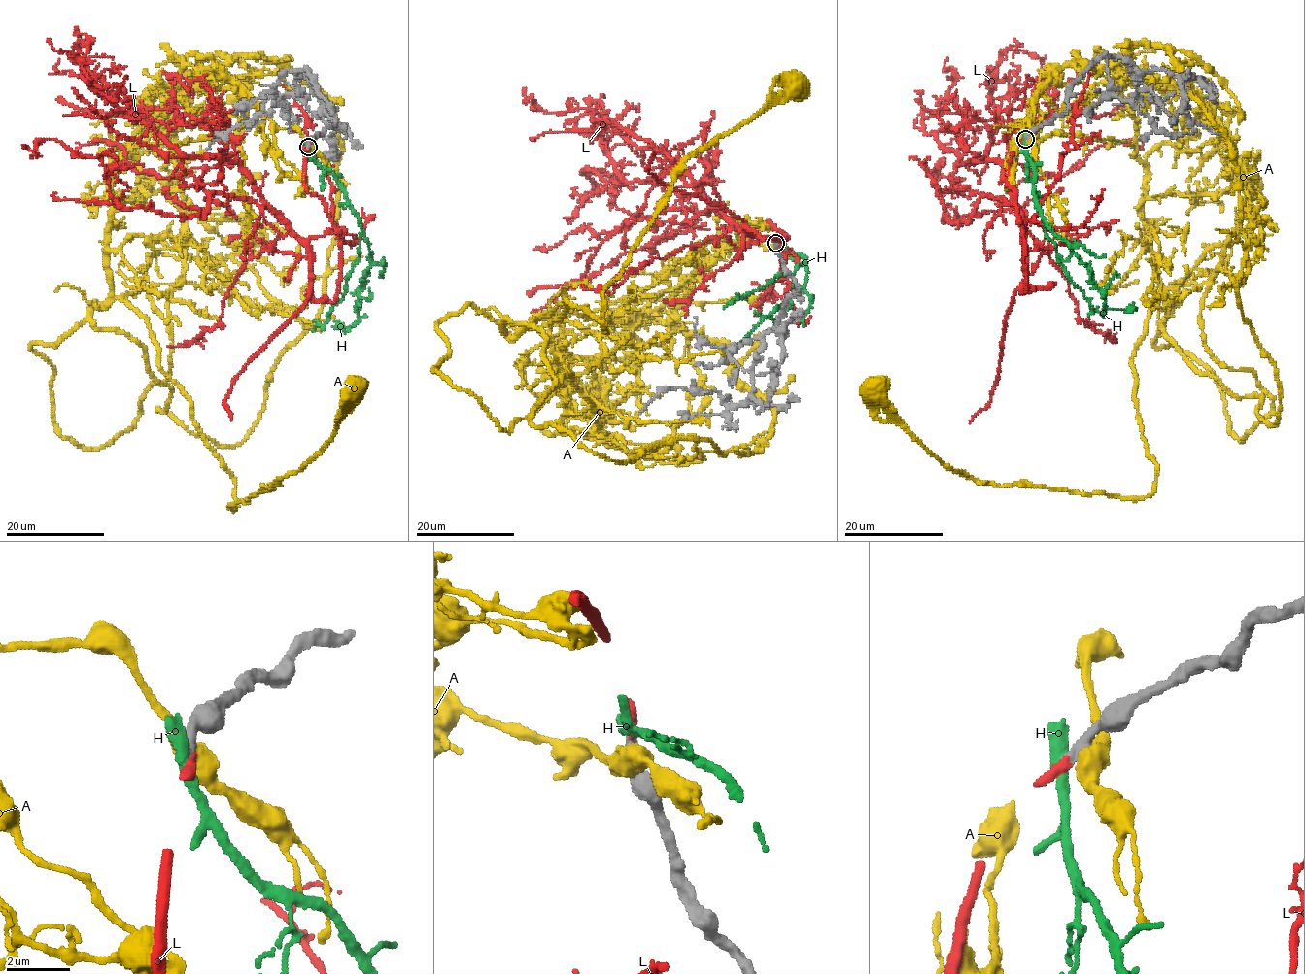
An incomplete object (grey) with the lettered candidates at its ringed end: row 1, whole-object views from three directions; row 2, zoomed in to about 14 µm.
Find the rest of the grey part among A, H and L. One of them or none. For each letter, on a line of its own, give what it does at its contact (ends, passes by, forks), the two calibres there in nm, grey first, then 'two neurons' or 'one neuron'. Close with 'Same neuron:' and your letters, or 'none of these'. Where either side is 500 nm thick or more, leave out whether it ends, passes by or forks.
A: 400/550 nm | two neurons
H: it passes by | 320/400 nm | two neurons
L: it ends | 340/320 nm | one neuron
Same neuron: L

